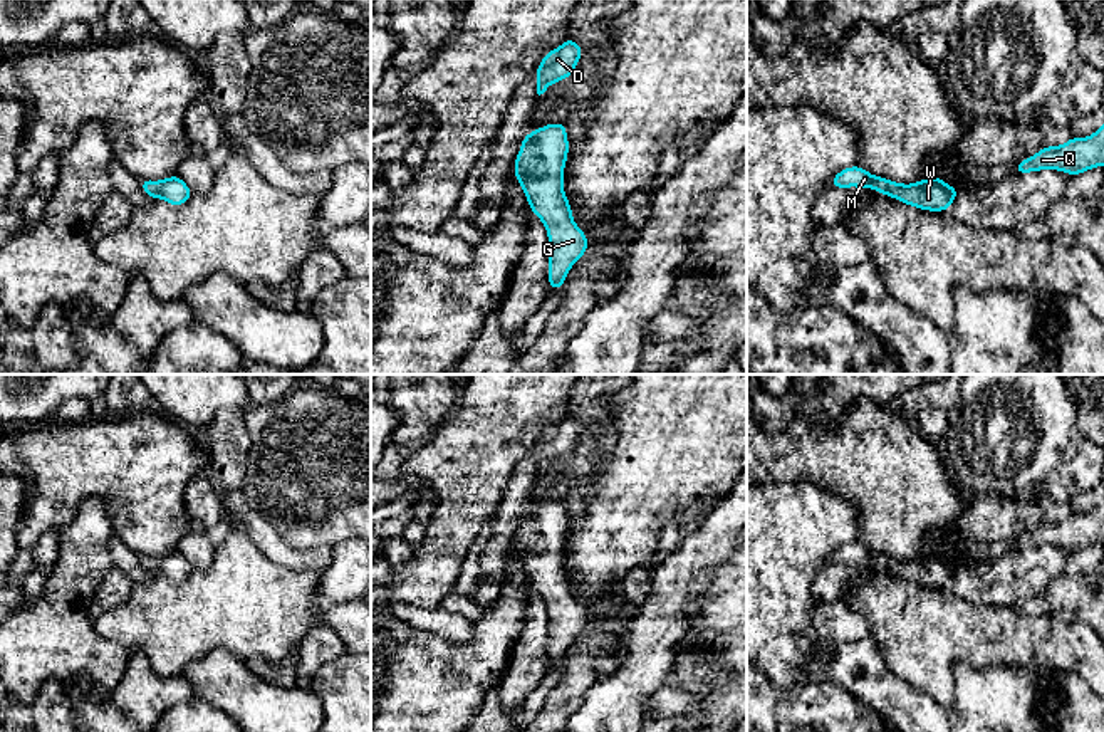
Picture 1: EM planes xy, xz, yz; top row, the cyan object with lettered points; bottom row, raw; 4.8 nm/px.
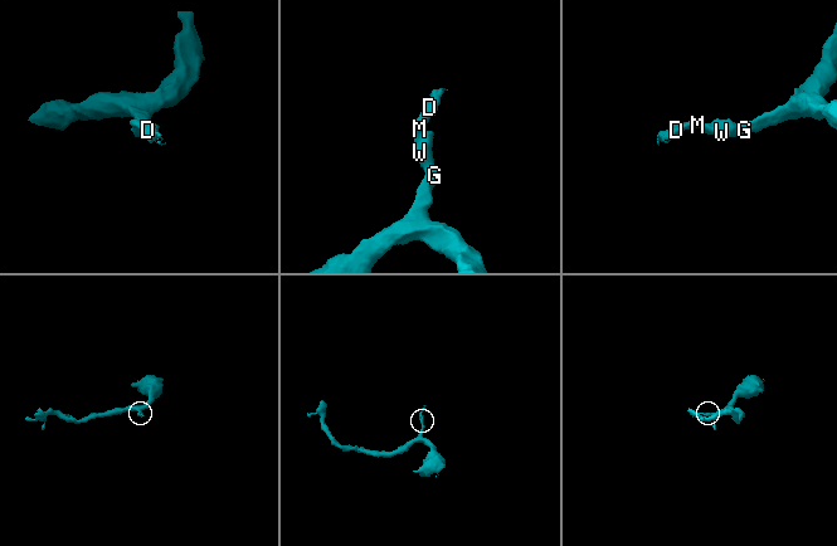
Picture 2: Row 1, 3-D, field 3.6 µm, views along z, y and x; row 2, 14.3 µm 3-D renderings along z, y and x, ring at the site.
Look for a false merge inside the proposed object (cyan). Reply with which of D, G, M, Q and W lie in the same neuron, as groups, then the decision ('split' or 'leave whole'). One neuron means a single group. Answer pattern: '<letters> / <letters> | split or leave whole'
D G M Q W | leave whole

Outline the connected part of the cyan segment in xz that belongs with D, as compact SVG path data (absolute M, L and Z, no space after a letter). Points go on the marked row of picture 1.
M570 37L560 47L549 50L535 71L537 94L544 94L550 84L570 77L582 55L582 47Z

